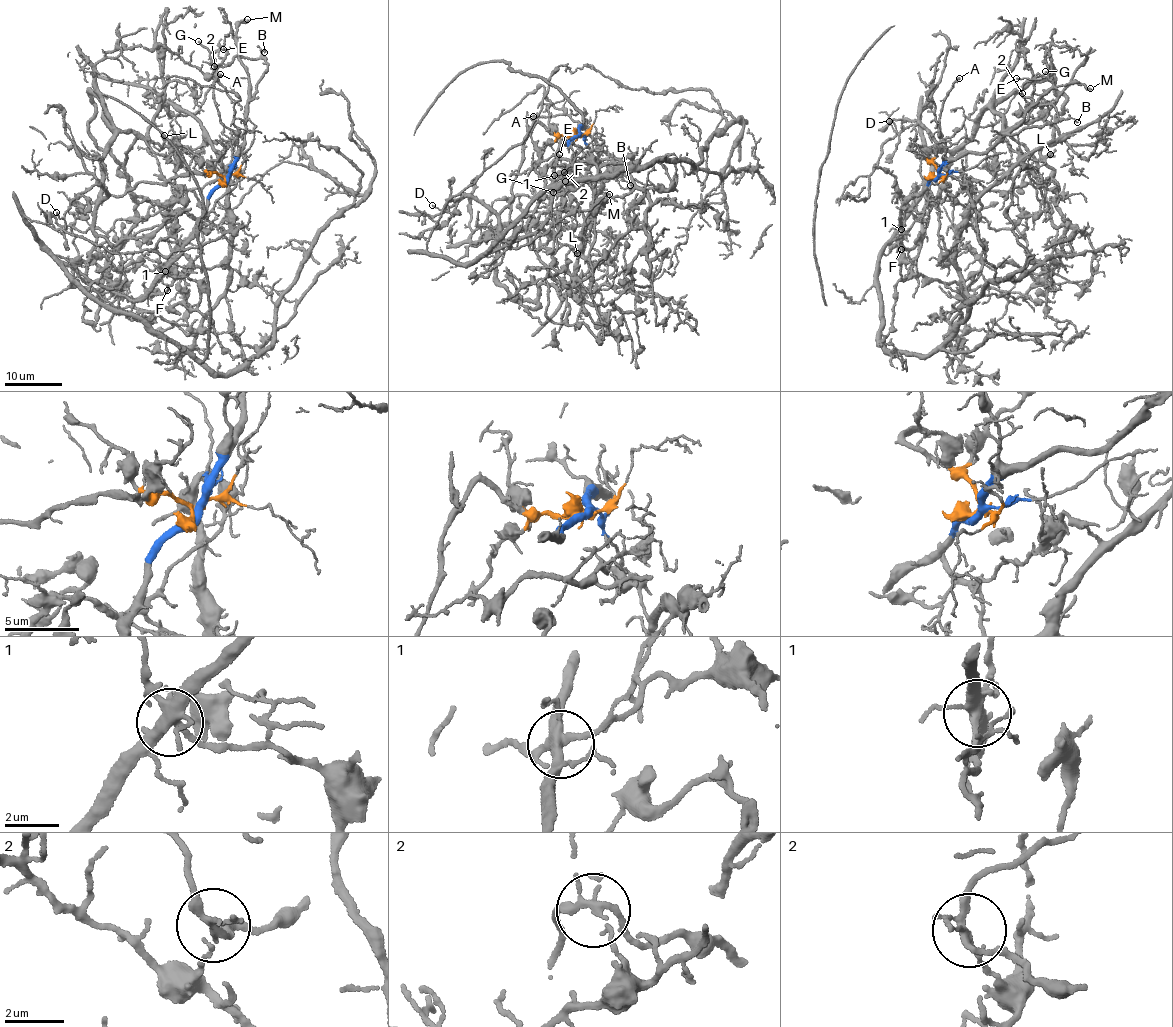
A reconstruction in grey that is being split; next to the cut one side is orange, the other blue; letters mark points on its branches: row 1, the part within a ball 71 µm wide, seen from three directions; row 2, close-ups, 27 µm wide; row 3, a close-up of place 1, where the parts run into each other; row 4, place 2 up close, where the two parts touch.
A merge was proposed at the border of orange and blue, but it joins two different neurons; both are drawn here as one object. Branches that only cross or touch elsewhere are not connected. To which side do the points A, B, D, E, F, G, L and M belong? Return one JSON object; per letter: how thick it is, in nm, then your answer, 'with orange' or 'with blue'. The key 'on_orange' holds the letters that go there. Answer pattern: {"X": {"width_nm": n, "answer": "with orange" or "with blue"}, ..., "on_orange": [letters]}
{"A": {"width_nm": 180, "answer": "with blue"}, "B": {"width_nm": 120, "answer": "with blue"}, "D": {"width_nm": 100, "answer": "with orange"}, "E": {"width_nm": 100, "answer": "with blue"}, "F": {"width_nm": 130, "answer": "with blue"}, "G": {"width_nm": 120, "answer": "with blue"}, "L": {"width_nm": 240, "answer": "with orange"}, "M": {"width_nm": 280, "answer": "with blue"}, "on_orange": ["D", "L"]}

